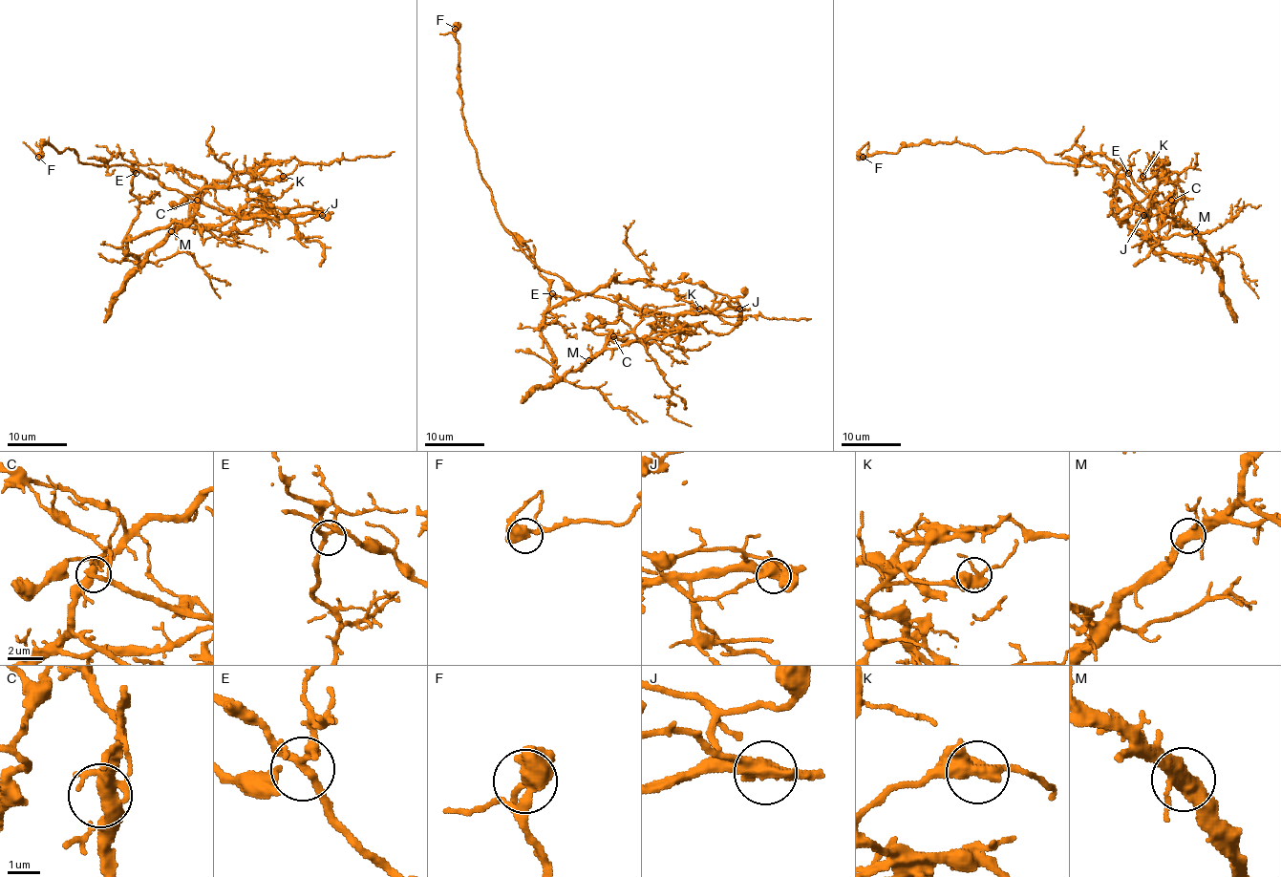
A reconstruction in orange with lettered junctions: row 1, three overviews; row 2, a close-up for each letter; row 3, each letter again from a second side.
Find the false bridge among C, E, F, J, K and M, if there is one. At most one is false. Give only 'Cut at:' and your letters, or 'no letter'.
Cut at: J

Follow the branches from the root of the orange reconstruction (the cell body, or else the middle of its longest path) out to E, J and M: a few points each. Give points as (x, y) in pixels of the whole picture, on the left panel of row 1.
E: (162, 183), (122, 164), (103, 164), (119, 154), (131, 163), (136, 173)
J: (162, 183), (193, 200), (238, 213), (243, 218), (322, 215)
M: (162, 183), (201, 202), (202, 193), (186, 183), (176, 169), (201, 176), (206, 185), (187, 219), (171, 231)

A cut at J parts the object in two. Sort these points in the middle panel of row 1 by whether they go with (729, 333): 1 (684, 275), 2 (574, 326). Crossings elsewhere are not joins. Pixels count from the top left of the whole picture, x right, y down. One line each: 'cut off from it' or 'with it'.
1: cut off from it
2: with it

